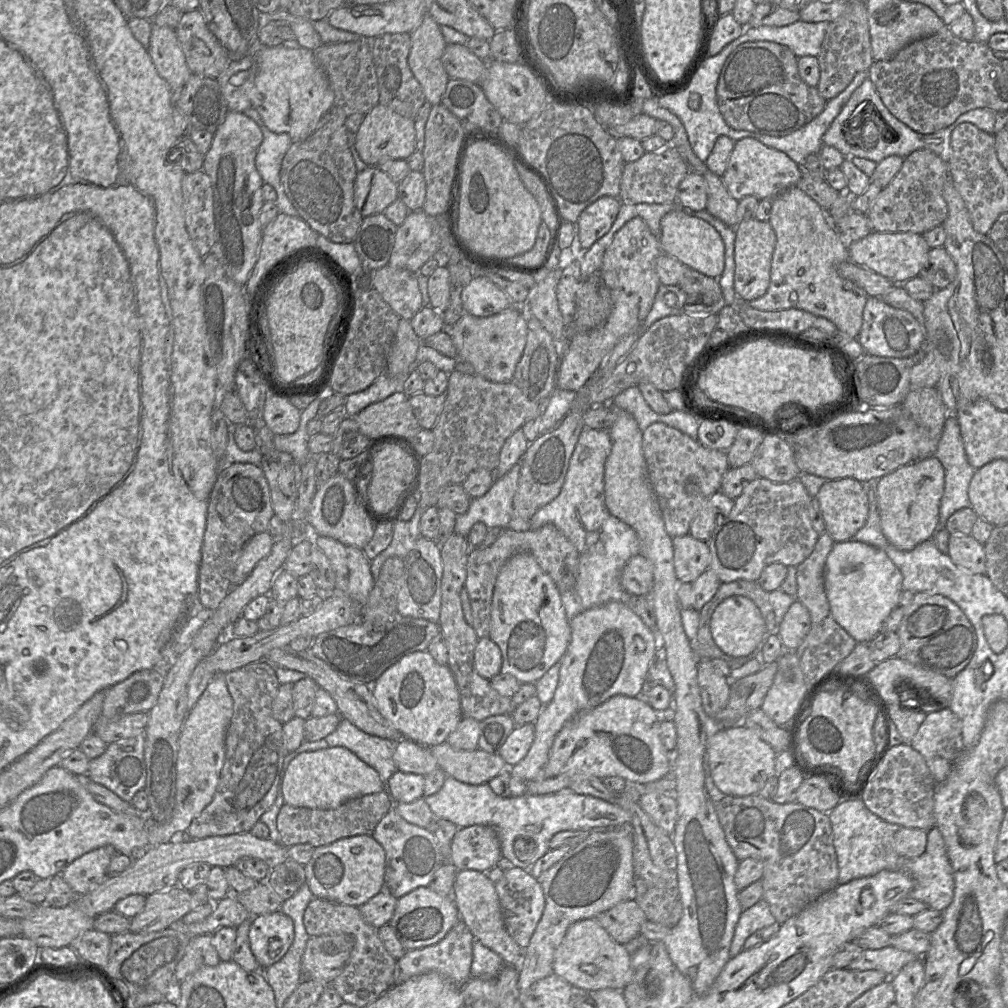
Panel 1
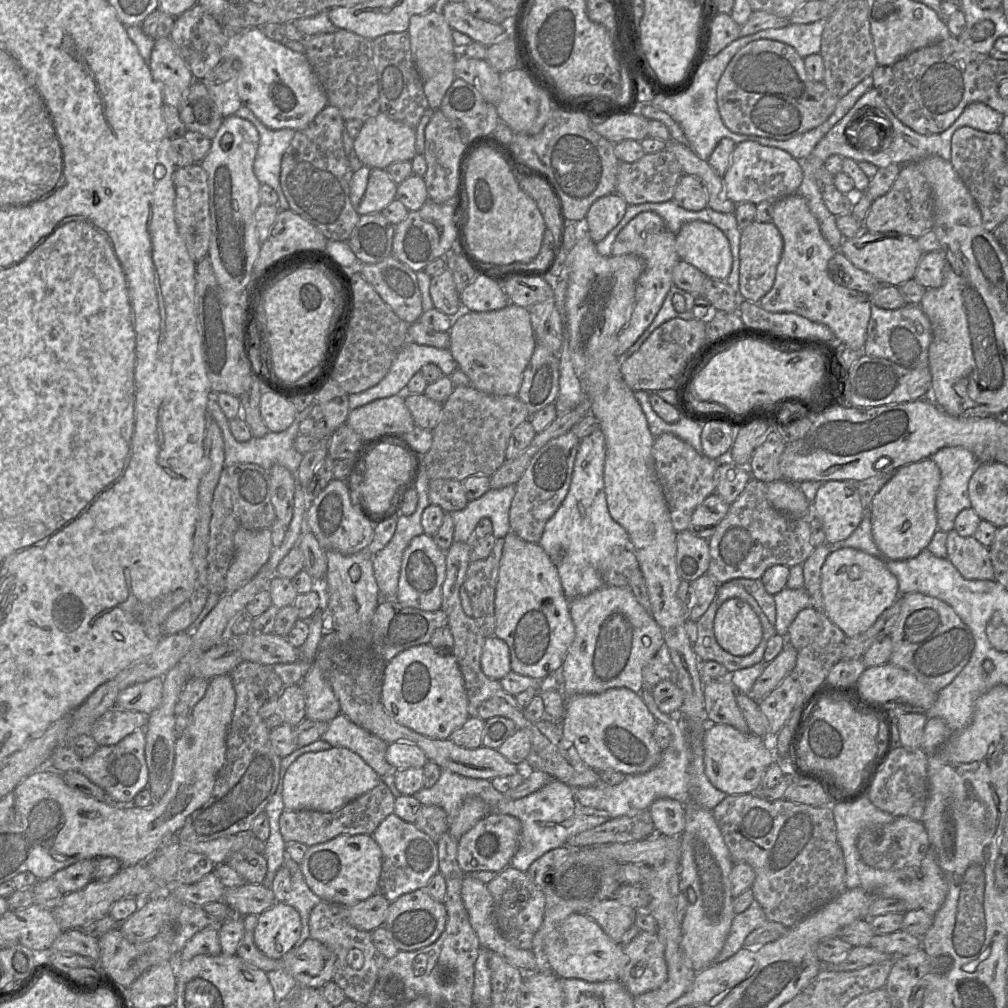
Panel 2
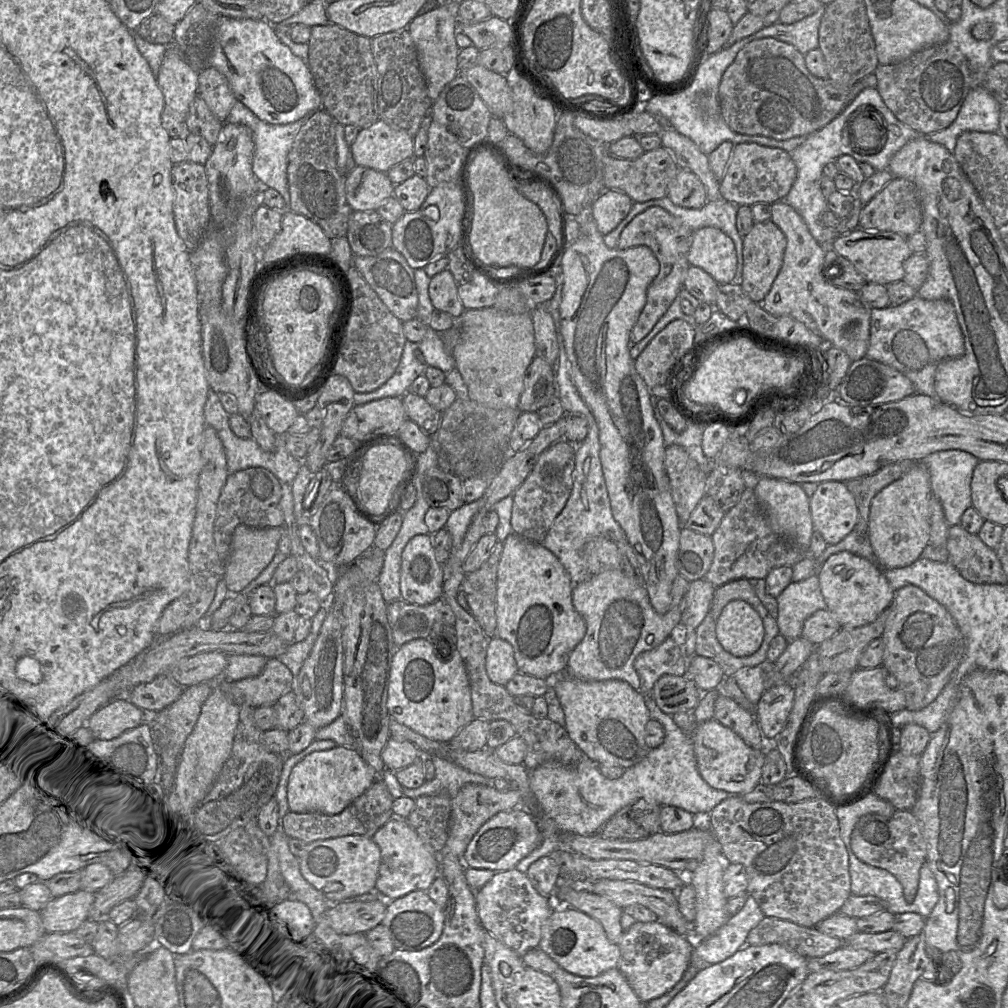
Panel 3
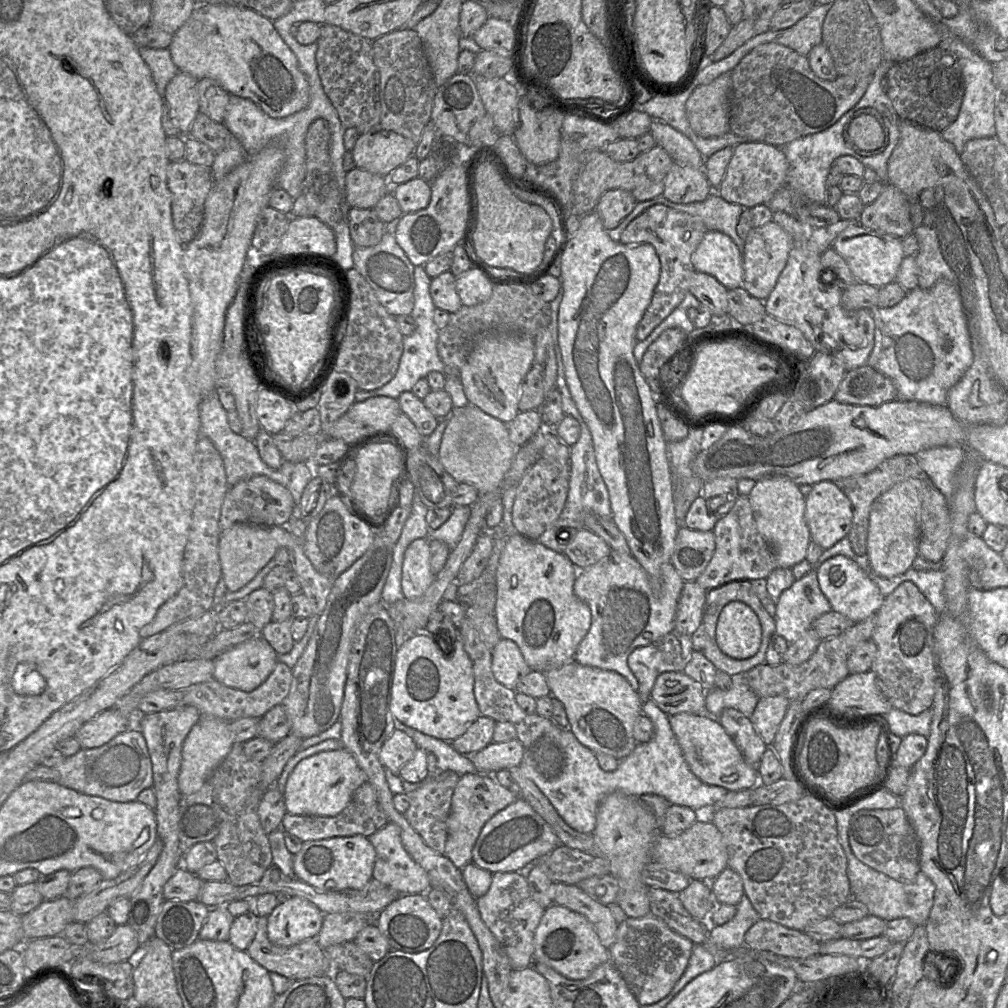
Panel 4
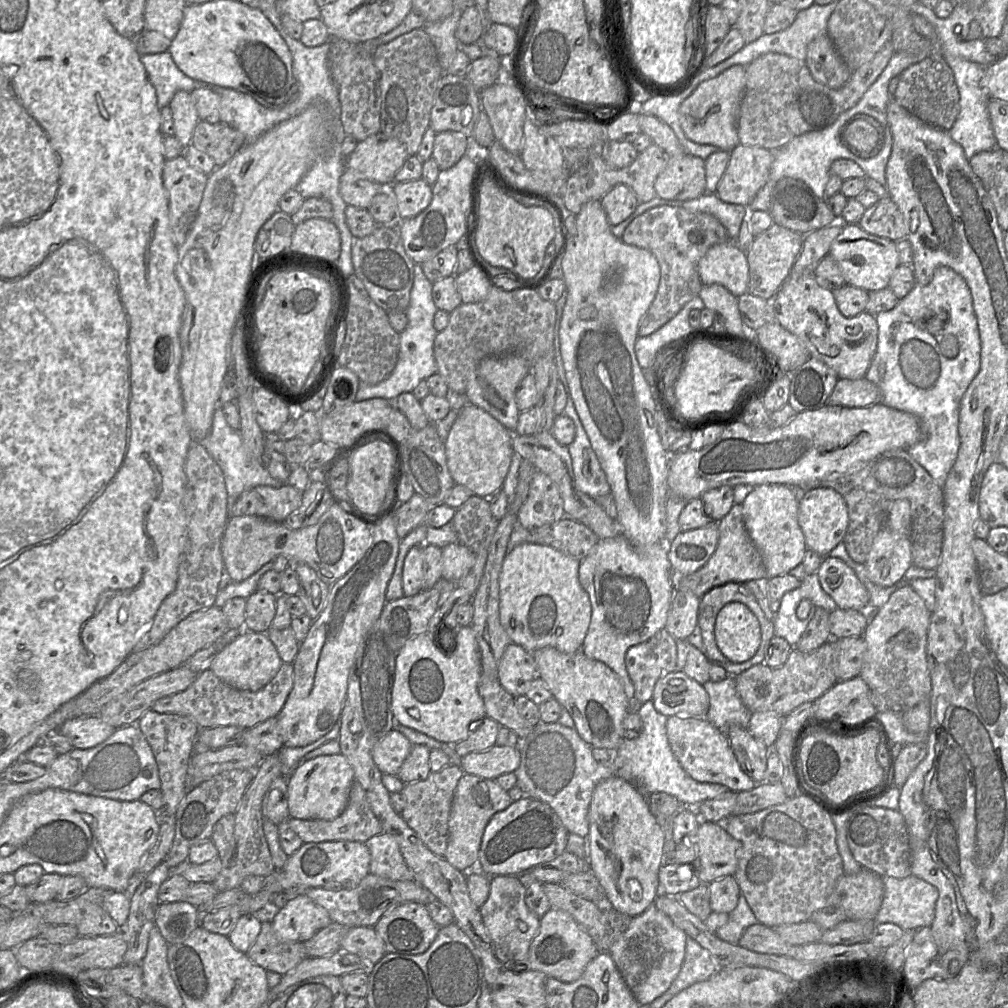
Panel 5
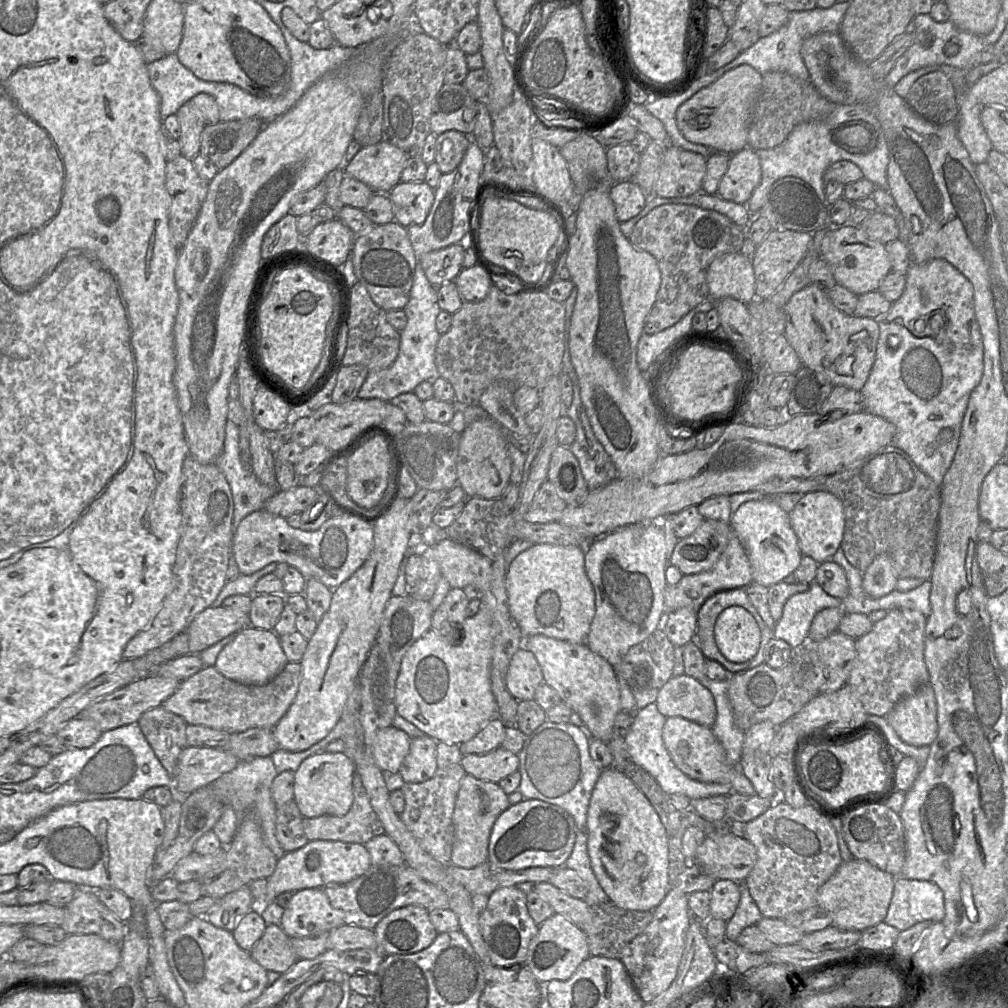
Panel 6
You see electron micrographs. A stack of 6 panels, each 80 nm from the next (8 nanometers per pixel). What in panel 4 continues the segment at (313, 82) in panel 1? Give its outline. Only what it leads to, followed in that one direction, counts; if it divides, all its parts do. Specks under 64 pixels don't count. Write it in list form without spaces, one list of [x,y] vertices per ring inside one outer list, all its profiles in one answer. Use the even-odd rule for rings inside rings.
[[[235,4],[197,5],[168,47],[177,68],[197,80],[211,78],[229,94],[253,101],[272,118],[283,118],[309,103],[309,84],[273,21]]]

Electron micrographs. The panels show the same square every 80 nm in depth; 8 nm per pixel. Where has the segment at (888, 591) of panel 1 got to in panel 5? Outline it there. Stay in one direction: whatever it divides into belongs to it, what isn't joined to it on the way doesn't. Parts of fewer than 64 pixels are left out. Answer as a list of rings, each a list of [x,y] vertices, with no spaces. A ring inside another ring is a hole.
[[[824,557],[817,570],[820,585],[836,603],[837,608],[864,611],[869,608],[869,592],[860,582],[854,570],[836,557]]]

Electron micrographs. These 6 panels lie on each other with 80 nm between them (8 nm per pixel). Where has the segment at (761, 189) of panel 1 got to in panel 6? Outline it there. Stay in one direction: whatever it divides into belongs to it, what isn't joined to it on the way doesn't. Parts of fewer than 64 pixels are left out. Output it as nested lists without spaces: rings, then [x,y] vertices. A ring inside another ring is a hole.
[[[745,147],[729,156],[728,167],[719,182],[717,195],[726,201],[746,205],[761,178],[762,169],[757,151]]]

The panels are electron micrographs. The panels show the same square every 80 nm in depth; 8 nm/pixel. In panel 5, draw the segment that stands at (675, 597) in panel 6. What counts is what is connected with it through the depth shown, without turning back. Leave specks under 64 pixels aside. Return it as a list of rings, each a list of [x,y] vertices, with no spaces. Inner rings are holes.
[[[735,504],[730,512],[718,521],[719,541],[714,554],[696,572],[678,576],[675,581],[676,590],[689,590],[701,598],[712,588],[729,582],[746,583],[767,577],[761,555],[745,528],[742,510],[742,504]]]

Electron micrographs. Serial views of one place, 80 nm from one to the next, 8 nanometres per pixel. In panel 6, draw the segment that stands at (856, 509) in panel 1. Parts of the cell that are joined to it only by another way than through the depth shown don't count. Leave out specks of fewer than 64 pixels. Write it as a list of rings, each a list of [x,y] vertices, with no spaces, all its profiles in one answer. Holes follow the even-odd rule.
[[[825,491],[809,492],[803,495],[789,515],[802,555],[813,558],[818,564],[831,560],[844,536],[845,518],[840,499]]]

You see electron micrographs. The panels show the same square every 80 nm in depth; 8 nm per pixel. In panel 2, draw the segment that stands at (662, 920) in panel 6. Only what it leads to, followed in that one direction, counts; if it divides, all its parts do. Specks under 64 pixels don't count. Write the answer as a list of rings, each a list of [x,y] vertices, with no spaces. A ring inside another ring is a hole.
[[[640,931],[627,945],[622,945],[628,962],[620,982],[632,997],[658,989],[667,979],[665,947],[658,935]]]

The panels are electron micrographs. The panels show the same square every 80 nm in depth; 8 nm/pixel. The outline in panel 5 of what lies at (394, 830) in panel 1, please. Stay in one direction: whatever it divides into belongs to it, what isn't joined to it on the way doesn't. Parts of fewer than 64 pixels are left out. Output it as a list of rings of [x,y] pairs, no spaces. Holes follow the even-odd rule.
[[[384,831],[364,844],[371,855],[370,873],[391,880],[414,881],[393,834]]]

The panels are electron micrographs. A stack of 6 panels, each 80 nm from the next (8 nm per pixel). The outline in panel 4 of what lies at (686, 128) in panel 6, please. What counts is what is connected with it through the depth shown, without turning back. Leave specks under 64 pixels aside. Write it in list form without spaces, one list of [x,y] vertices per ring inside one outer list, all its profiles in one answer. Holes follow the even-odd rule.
[[[731,73],[721,74],[709,84],[698,86],[686,102],[692,130],[703,138],[719,137],[730,131],[729,101]]]

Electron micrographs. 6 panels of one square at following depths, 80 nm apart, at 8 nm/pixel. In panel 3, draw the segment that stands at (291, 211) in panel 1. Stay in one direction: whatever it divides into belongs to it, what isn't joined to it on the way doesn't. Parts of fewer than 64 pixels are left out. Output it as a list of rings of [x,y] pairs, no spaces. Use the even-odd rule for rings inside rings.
[[[238,101],[227,116],[227,122],[242,124],[251,129],[254,139],[253,173],[262,187],[278,191],[284,199],[286,208],[290,207],[290,195],[287,181],[288,153],[300,128],[314,113],[288,124],[270,124],[259,119],[242,102]]]

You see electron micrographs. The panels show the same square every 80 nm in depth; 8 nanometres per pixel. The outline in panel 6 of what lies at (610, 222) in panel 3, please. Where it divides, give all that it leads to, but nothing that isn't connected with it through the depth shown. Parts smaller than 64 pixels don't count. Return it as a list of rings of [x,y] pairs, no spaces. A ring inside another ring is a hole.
[[[623,180],[609,186],[609,196],[615,206],[615,215],[619,223],[638,215],[646,206],[646,196],[633,180]]]

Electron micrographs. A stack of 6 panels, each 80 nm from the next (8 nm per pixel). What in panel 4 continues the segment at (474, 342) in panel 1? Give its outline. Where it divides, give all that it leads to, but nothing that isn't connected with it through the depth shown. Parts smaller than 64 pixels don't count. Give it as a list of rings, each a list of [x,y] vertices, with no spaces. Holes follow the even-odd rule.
[[[492,333],[480,338],[460,369],[469,403],[504,423],[511,422],[519,413],[520,386],[533,366],[534,354],[534,339],[525,335]]]

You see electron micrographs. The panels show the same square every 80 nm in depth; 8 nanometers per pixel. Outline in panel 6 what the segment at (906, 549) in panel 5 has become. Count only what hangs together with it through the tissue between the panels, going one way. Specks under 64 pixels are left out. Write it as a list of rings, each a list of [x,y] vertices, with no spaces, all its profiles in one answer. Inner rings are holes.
[[[880,554],[863,573],[863,588],[875,598],[885,596],[896,589],[898,578],[888,554]]]

